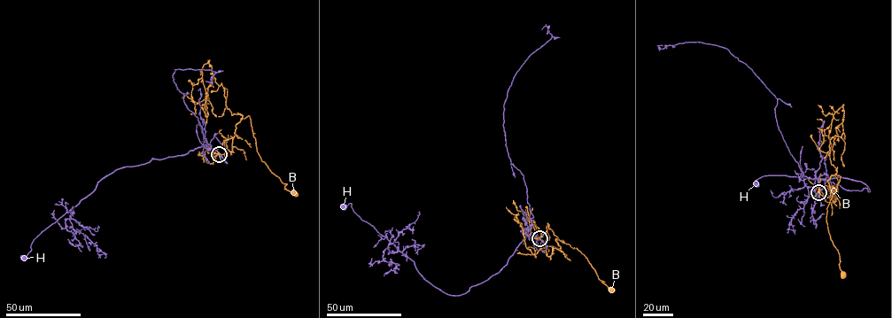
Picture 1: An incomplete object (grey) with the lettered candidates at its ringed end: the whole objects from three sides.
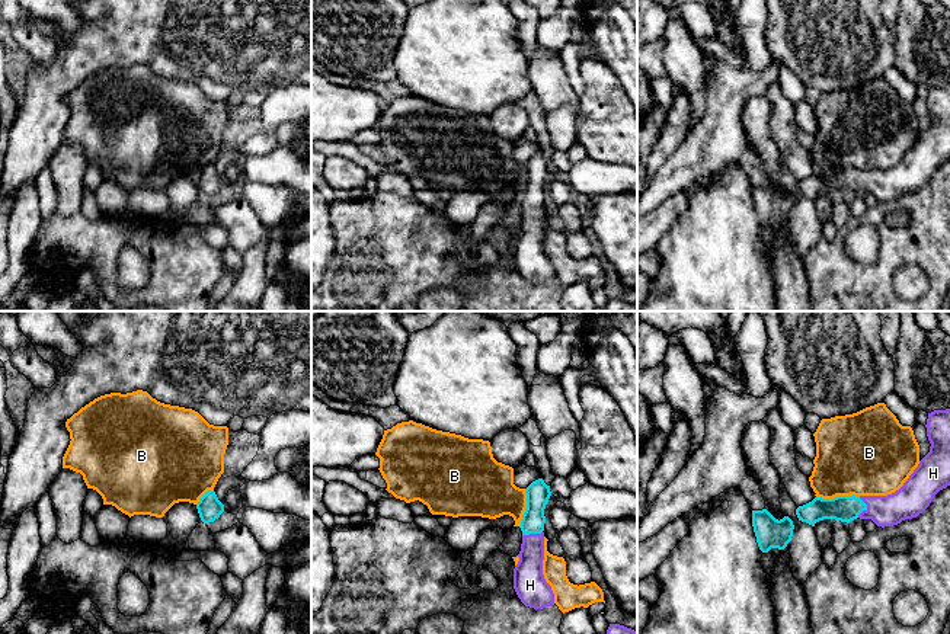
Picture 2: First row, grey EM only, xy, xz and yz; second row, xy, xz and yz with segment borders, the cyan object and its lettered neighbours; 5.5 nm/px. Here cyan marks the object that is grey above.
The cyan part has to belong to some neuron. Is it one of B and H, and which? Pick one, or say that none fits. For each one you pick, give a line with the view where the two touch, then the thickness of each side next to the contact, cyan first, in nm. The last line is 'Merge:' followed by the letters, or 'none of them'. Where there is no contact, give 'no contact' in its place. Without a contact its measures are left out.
H: contact in yz; calibres 140 and 180 nm
Merge: H

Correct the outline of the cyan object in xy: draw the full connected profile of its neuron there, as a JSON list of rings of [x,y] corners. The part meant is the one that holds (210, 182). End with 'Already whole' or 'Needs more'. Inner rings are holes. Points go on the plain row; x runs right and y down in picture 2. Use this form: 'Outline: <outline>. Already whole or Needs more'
Outline: [[[208,164],[196,177],[199,192],[204,198],[214,196],[224,186],[224,179],[218,174],[214,164]]]. Already whole

